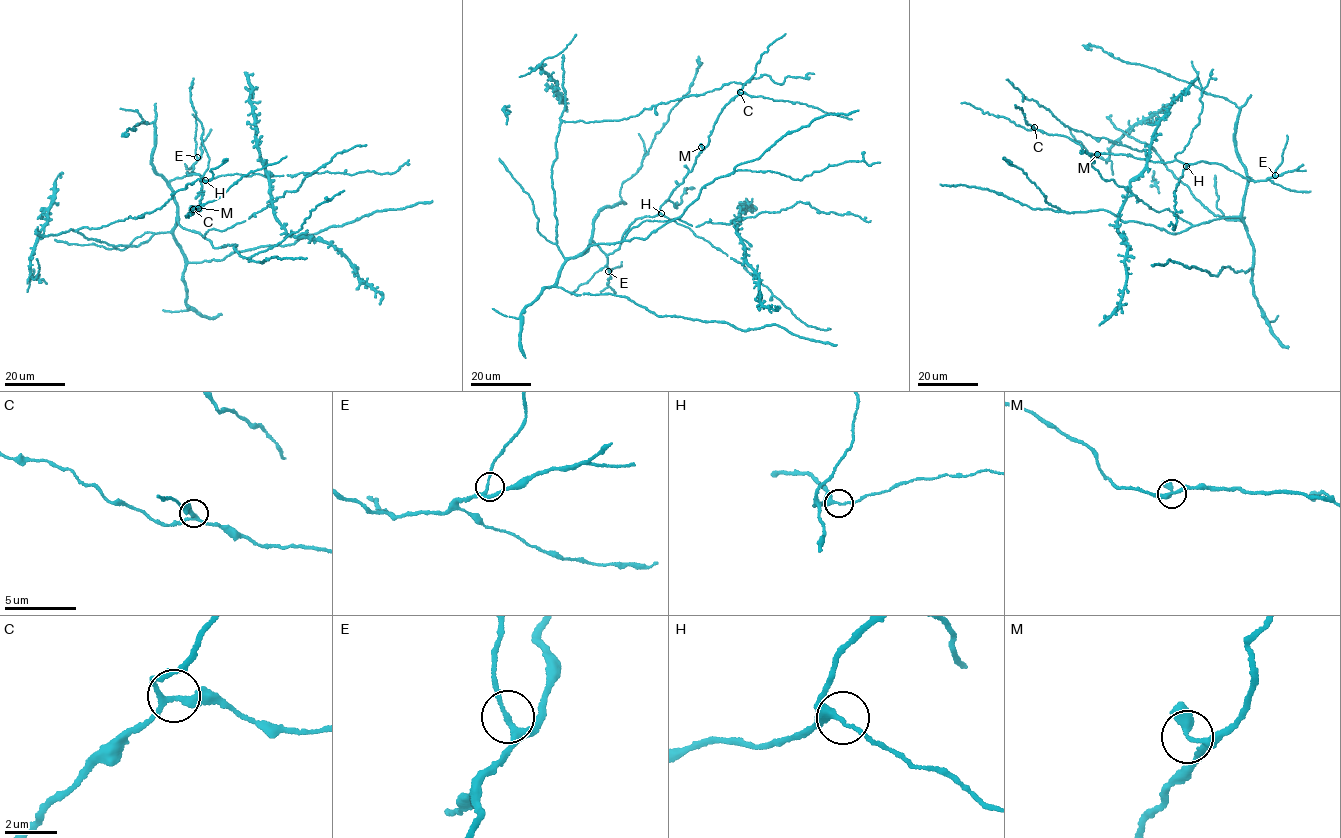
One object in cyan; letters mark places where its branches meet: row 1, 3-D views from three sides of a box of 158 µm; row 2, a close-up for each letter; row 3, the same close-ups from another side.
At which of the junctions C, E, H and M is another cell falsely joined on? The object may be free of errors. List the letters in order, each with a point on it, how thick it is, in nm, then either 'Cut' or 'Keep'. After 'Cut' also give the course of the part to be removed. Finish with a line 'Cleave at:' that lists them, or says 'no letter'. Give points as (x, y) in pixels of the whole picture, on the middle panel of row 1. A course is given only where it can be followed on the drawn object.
C: Place: (740, 92). Thickness 220 nm. Keep
E: Place: (608, 271). Thickness 240 nm. Keep
H: Place: (661, 213). Thickness 200 nm. Keep
M: Place: (701, 147). Thickness 240 nm. Keep
Cleave at: no letter

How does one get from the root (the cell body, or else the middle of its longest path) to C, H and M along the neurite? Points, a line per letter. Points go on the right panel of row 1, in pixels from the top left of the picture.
C: (1243, 224), (1243, 200), (1250, 177), (1252, 181), (1217, 163), (1093, 155), (1068, 137), (1034, 128)
H: (1243, 224), (1245, 186), (1247, 180), (1253, 180), (1217, 163), (1201, 161), (1187, 166)
M: (1243, 224), (1243, 200), (1250, 177), (1252, 181), (1217, 163), (1153, 162), (1124, 154), (1098, 154)

